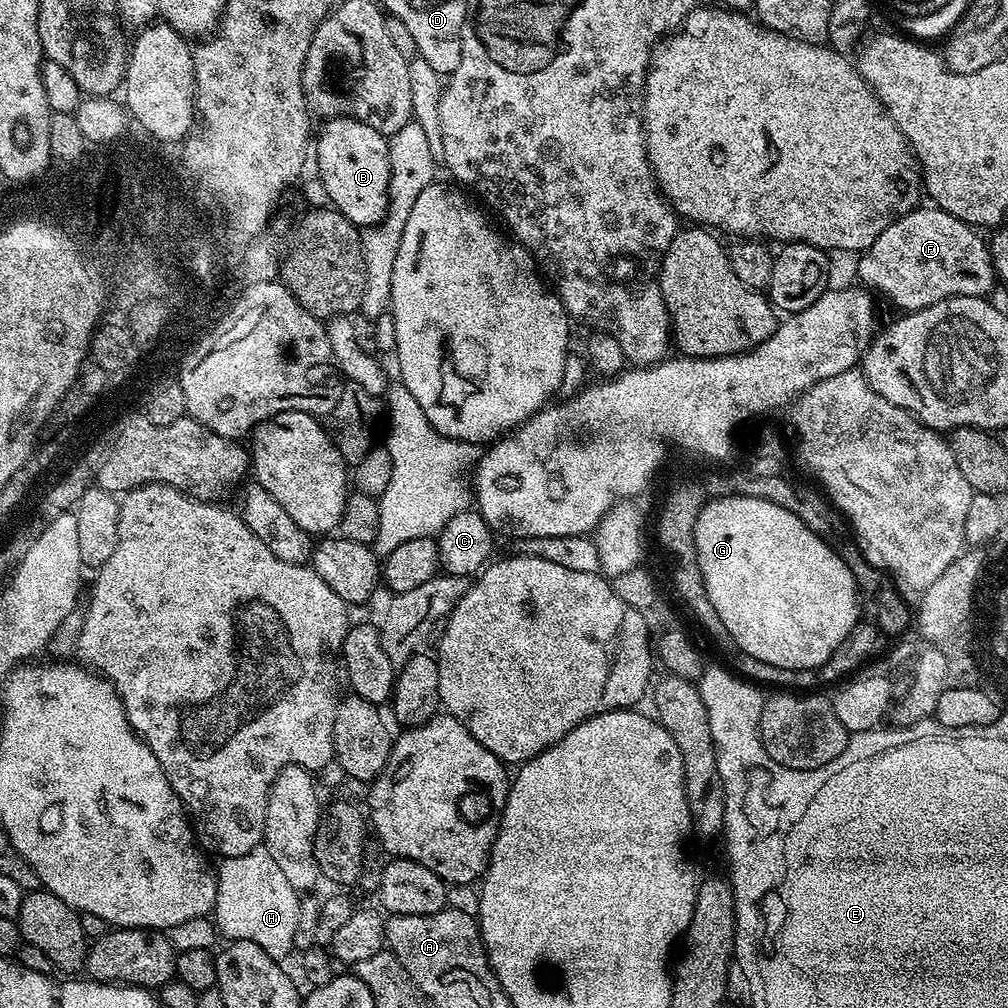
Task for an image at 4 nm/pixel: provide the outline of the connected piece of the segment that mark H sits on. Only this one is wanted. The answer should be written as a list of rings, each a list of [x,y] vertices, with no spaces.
[[[261,844],[248,854],[225,857],[217,867],[216,896],[212,918],[215,928],[227,941],[254,942],[279,960],[295,949],[301,895],[283,876],[278,862]]]

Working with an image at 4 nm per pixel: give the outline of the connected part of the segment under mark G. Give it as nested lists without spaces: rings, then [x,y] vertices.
[[[732,496],[709,499],[703,505],[694,526],[694,546],[698,550],[698,566],[702,570],[702,582],[706,586],[706,594],[713,604],[714,610],[718,610],[718,618],[722,618],[722,626],[726,626],[729,641],[737,644],[743,655],[750,658],[758,658],[758,662],[770,662],[770,666],[778,666],[786,670],[810,670],[820,668],[826,661],[841,651],[842,645],[855,631],[858,621],[861,619],[861,596],[857,592],[856,579],[850,574],[850,566],[847,565],[843,555],[829,541],[823,540],[798,514],[790,514],[790,510],[782,510],[769,500],[763,500],[757,496]]]

